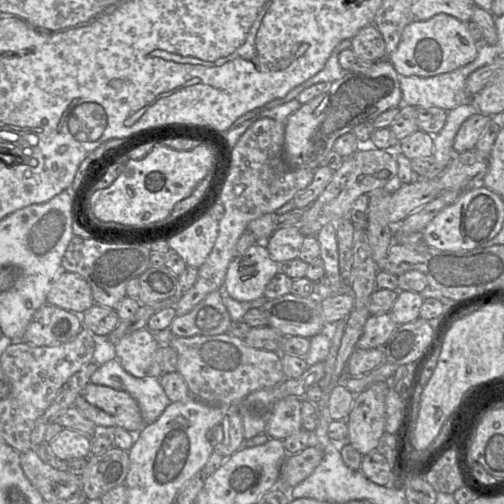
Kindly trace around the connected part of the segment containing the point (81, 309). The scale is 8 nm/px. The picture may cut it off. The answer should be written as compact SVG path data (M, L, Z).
M62 271L48 292L47 304L81 315L95 302L91 288L83 277Z

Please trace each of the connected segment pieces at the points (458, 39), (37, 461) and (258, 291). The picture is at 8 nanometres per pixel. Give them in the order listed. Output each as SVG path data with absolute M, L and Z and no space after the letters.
M438 14L429 20L407 25L396 50L387 56L401 76L433 77L454 71L474 61L478 49L466 23L447 14Z
M32 449L20 453L20 464L27 479L46 502L66 500L81 491L80 476L51 467Z
M257 242L230 262L225 275L223 291L239 302L254 301L264 295L266 286L278 272L279 263L271 258L264 242Z

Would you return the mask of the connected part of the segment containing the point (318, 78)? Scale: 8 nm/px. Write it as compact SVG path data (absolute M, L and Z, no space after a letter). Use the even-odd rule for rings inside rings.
M351 39L342 40L332 51L322 70L311 78L289 91L283 98L275 99L265 105L256 108L259 114L265 110L271 110L279 105L295 100L297 96L305 89L319 83L333 83L343 78L348 72L339 65L339 55L341 52L351 49Z

